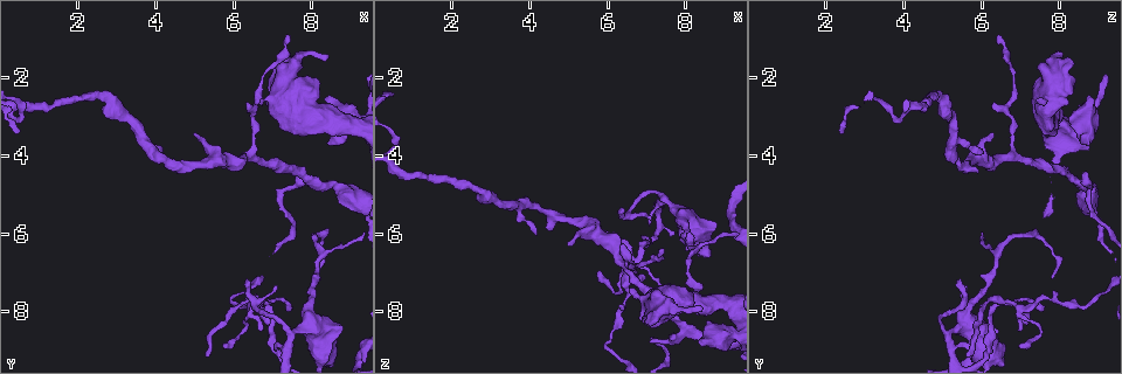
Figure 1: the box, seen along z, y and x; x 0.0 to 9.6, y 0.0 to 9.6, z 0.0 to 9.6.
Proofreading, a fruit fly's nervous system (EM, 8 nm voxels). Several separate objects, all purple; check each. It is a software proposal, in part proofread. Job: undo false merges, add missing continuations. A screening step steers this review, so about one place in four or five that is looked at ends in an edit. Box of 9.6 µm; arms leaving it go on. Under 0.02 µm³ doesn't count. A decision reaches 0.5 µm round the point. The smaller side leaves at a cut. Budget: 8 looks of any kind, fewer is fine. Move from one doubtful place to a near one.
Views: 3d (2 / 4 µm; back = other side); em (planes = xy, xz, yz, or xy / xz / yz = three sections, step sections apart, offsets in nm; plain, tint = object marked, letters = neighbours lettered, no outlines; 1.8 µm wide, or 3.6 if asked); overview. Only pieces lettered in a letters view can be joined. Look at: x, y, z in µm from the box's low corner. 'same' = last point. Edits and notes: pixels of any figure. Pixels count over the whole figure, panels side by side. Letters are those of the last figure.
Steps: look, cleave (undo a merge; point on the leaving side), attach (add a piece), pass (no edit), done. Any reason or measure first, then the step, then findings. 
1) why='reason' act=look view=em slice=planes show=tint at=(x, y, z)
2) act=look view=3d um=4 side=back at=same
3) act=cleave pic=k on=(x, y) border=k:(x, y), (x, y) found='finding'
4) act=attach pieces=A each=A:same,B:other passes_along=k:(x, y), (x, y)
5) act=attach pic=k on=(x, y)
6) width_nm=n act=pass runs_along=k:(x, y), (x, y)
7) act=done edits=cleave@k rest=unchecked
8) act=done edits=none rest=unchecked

why='a narrow waist' act=look view=3d um=4 at=(6.80, 7.80, 6.35)

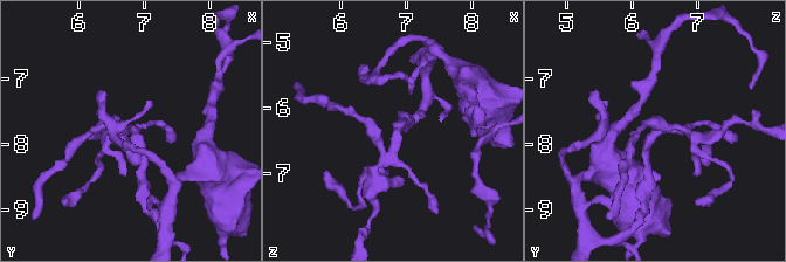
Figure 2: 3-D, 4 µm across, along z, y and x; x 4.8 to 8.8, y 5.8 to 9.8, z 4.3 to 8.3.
act=look view=em slice=xz step=8 show=tint at=(6.85, 7.80, 6.40)

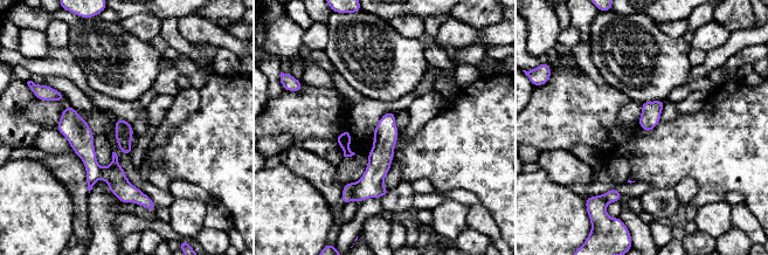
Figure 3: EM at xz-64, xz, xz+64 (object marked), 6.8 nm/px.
act=look view=em slice=planes show=letters at=same

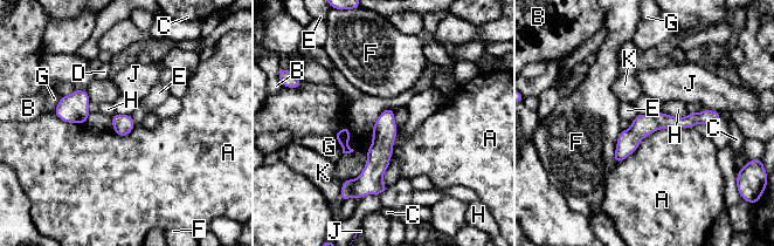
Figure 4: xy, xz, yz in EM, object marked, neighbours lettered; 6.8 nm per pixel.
act=cleave pic=4 on=(370, 182) each=A:other,B:other,C:other,D:other,E:other,F:other,G:other,H:other,J:other,K:other border=4:(356, 180), (352, 188), (352, 196) found='two cells meet here'

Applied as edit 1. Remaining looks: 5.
why='branch stops here' act=look view=3d um=4 side=back at=(4.15, 4.00, 6.00)

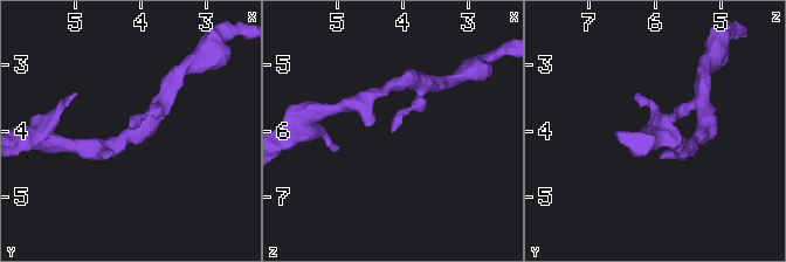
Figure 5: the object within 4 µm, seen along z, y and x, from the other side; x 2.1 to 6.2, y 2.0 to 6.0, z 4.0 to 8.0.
why='need the tissue' act=look view=em slice=yz step=16 show=plain at=(4.15, 3.95, 6.00)

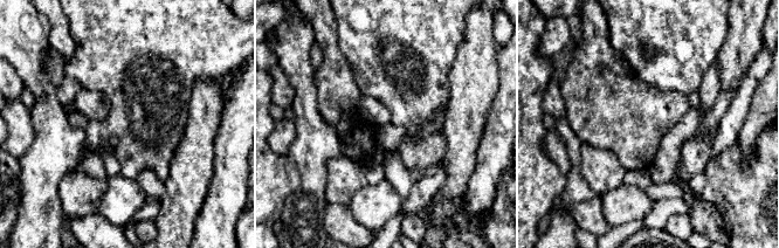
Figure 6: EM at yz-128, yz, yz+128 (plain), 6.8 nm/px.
why='what lies round it' act=look view=em slice=yz step=16 show=letters at=same

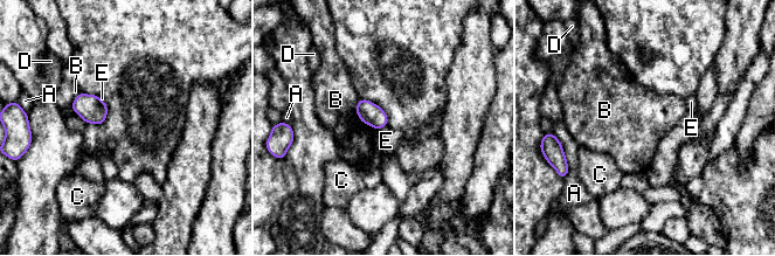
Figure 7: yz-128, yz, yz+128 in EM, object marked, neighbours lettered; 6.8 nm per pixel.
longest_contact=B:240nm act=pass each=A:other,B:other,C:other,D:other,E:other found='none of them fits'

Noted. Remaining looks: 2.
act=look view=overview

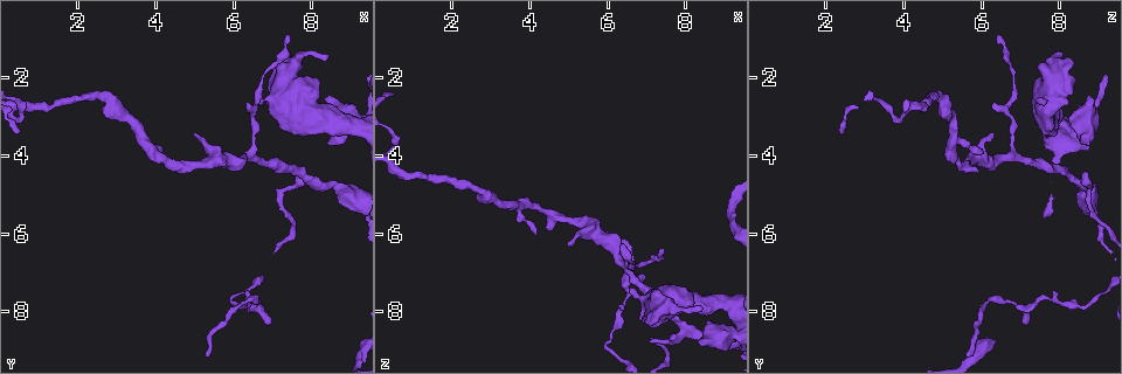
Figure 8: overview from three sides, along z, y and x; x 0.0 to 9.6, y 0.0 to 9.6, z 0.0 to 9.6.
why='sharp bend' act=look view=em slice=planes show=letters at=(9.00, 3.20, 8.60)

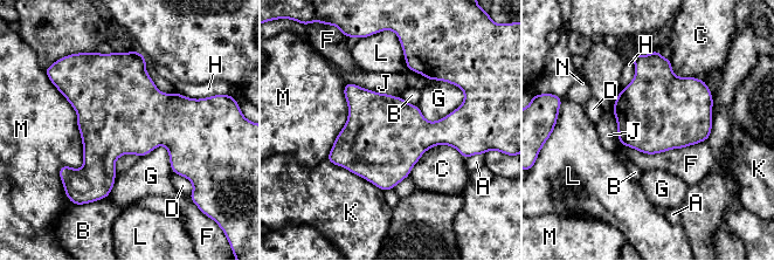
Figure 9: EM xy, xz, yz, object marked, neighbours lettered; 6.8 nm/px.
act=pass each=A:other,B:other,C:other,D:other,F:other,G:other,H:other,J:other,K:other,L:other,M:other,N:other border=9:(706, 139), (655, 153), (623, 145) found='all the same cell'

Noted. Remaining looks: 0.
act=done edits=cleave@4 rest=unchecked

